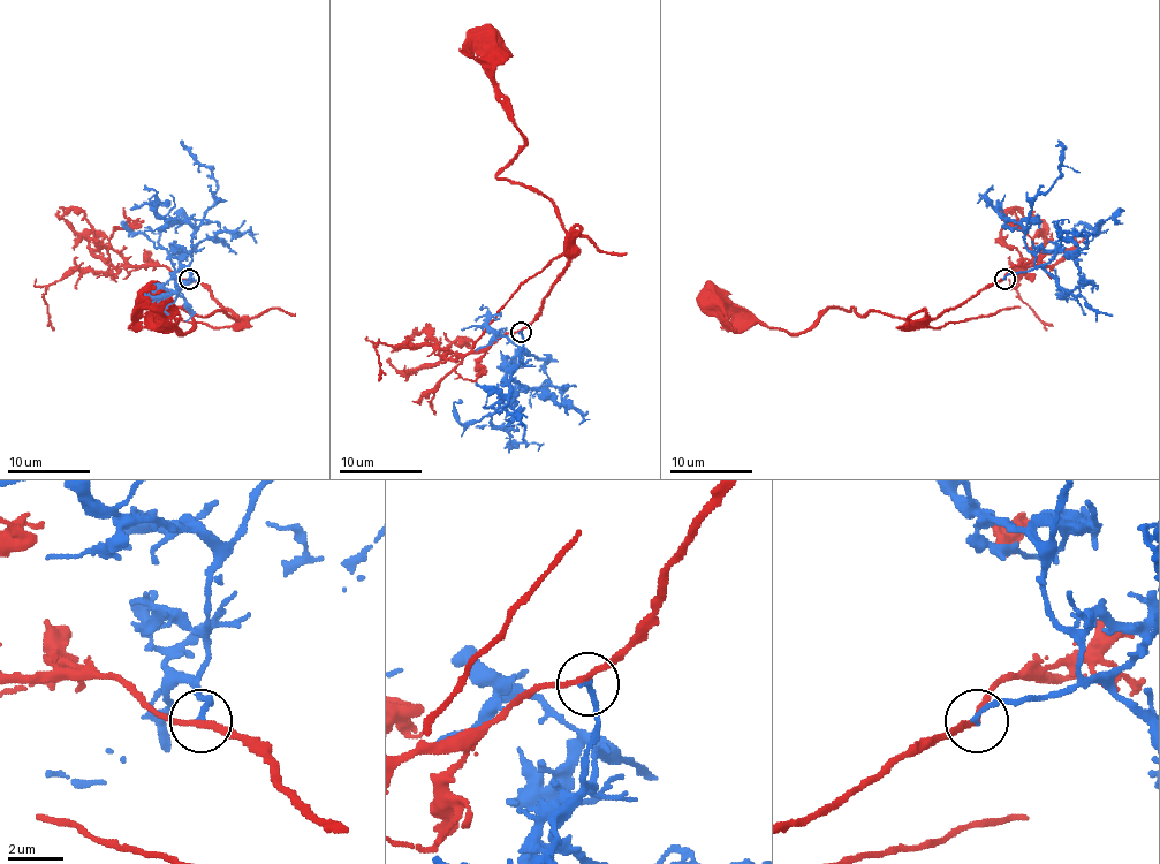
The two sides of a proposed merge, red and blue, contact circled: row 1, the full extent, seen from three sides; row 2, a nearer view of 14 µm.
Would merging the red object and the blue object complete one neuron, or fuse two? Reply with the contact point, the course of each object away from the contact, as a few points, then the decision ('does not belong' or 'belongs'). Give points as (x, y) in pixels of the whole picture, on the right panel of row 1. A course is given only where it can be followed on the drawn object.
place (1005, 279); course red (1003, 278), (938, 317), (909, 323), (826, 309), (798, 333), (715, 296); course blue (1005, 278), (1033, 267), (1036, 257), (1025, 245), (1023, 227), (1033, 201), (1054, 182), (1060, 169), (1060, 141); belongs

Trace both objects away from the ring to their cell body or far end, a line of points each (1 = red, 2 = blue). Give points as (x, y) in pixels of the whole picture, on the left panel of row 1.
1: (190, 278), (239, 323), (217, 311), (167, 311), (192, 317), (186, 333), (161, 315), (157, 296)
2: (190, 278), (196, 227), (214, 201), (217, 182), (211, 169), (180, 141)

